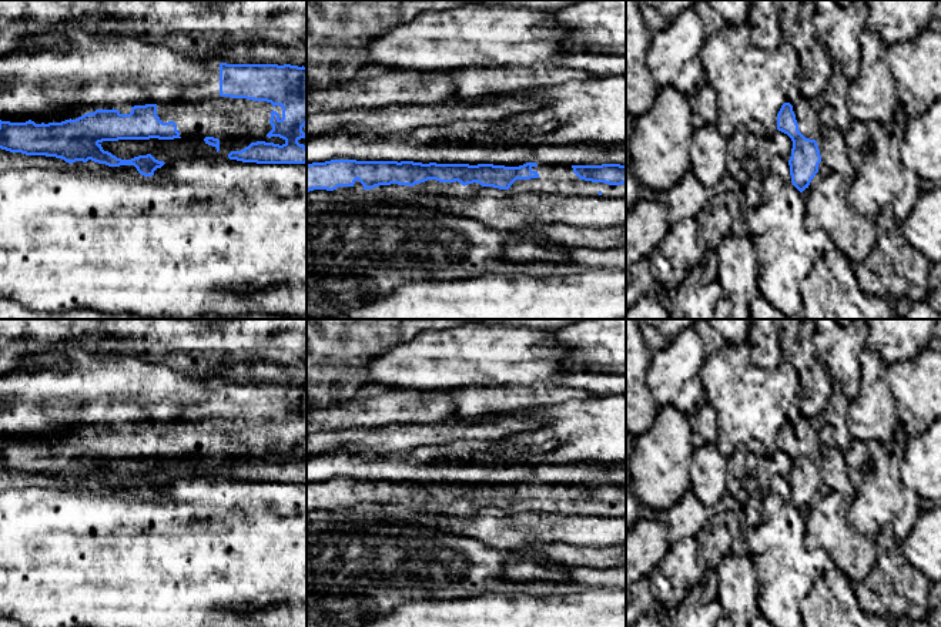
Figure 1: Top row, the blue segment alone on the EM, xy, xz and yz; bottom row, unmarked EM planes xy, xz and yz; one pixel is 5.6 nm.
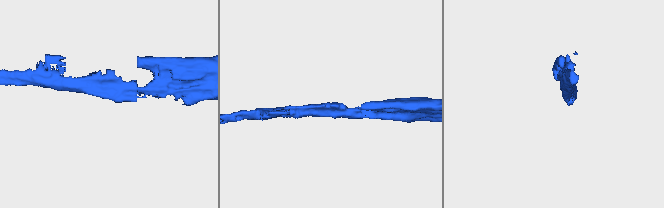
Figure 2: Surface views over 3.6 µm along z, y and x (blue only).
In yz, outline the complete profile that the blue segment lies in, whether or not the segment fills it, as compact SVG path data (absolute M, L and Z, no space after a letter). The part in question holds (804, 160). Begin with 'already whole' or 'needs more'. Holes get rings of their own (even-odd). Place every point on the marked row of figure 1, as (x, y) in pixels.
already whole; M784 103L777 114L777 130L787 134L793 141L791 157L788 160L793 185L803 192L818 172L821 162L820 150L816 140L806 138L800 130L790 103Z

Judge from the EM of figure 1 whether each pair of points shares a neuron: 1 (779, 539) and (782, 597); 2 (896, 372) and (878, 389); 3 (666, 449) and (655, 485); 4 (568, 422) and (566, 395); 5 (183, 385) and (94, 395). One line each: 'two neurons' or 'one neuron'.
1: one neuron
2: two neurons
3: one neuron
4: two neurons
5: one neuron

